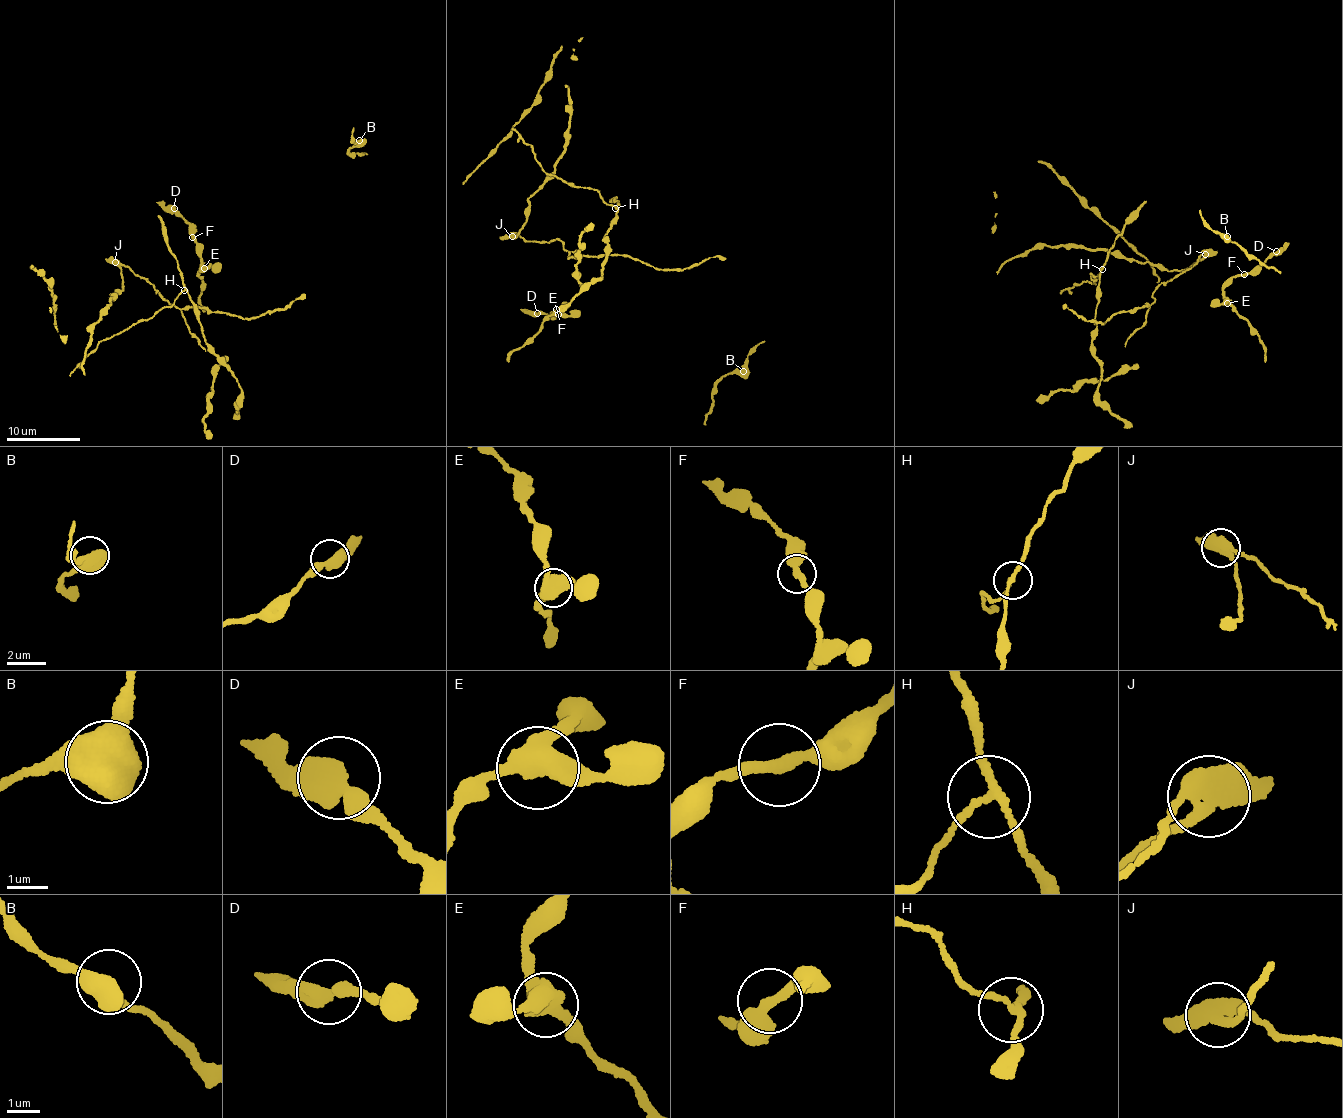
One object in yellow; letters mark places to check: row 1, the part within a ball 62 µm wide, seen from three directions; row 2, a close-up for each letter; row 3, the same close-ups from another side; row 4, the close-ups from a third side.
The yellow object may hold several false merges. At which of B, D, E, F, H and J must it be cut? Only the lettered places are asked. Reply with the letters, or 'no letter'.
H, J

